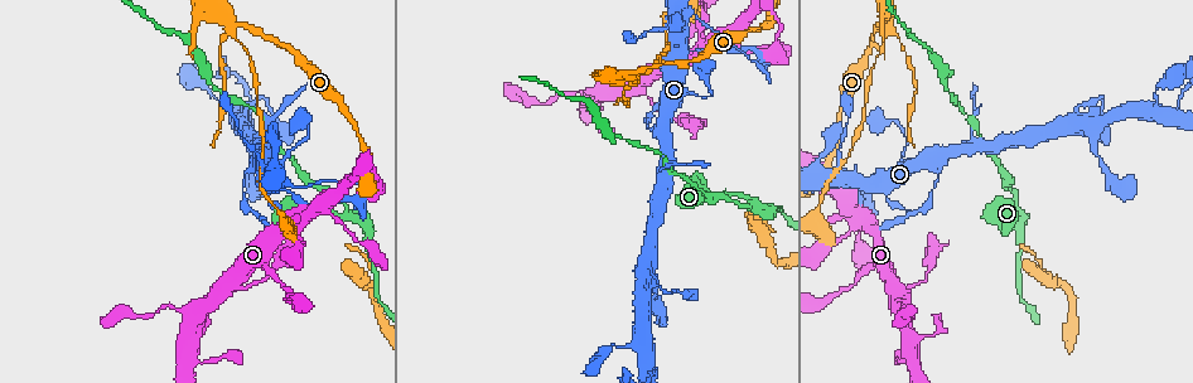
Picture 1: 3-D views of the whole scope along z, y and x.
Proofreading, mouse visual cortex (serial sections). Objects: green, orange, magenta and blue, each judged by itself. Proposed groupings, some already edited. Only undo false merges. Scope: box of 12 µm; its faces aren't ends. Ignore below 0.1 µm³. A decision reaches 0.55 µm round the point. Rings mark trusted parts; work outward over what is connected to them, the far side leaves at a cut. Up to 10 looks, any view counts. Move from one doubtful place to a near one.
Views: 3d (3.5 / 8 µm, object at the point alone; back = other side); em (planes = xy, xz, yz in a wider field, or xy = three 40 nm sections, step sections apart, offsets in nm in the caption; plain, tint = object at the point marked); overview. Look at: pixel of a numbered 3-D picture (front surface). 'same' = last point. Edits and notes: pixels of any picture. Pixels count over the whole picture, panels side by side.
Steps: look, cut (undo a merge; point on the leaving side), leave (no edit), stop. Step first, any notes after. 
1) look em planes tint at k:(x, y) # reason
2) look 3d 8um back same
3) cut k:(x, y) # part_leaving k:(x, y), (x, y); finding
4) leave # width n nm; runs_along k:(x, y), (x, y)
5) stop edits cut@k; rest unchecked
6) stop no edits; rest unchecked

look 3d 3.5um back at 1:(235, 23) # three arms meet

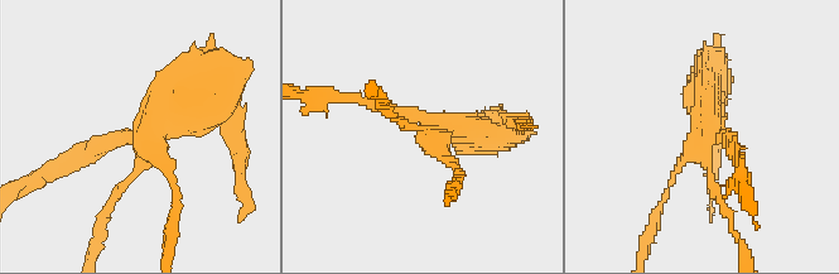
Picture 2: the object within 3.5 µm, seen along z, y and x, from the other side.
look em xy step 5 tint at 2:(147, 137)

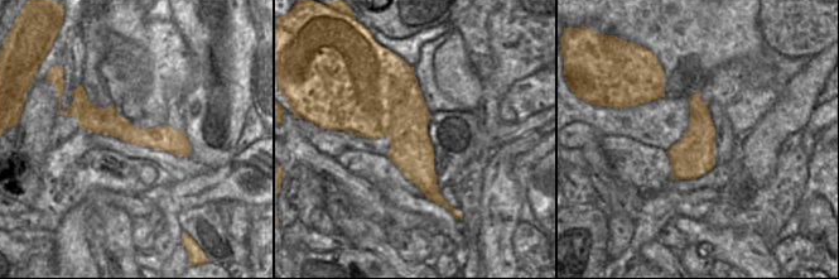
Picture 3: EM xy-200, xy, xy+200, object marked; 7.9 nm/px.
cut 2:(170, 164) # a second cell is stuck on

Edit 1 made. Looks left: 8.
look 3d 3.5um at 1:(309, 129) # sharp bend

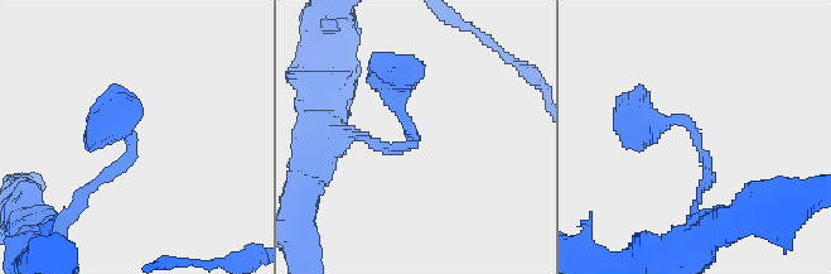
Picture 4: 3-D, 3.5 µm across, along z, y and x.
look em xy step 5 tint at 4:(698, 135)

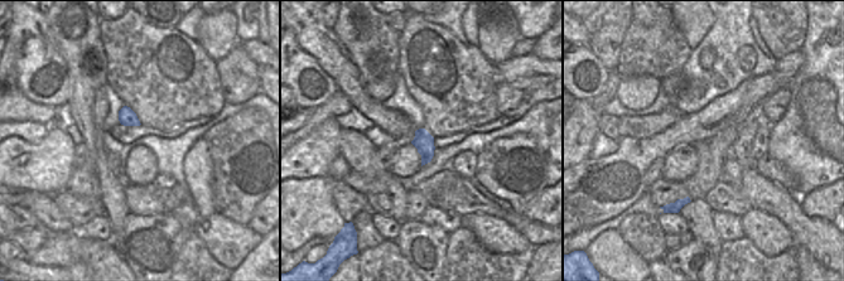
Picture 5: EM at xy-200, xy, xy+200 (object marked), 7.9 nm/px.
leave # runs_along 4:(83, 196), (129, 153), (117, 111); continuous, no second cell

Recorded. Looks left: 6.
look 3d 3.5um at 1:(679, 54) # thin arm on a thick one

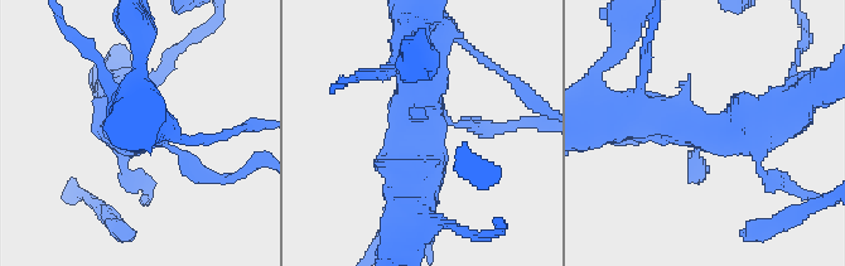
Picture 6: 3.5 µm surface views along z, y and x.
look em planes tint at 6:(701, 129) # need the tissue

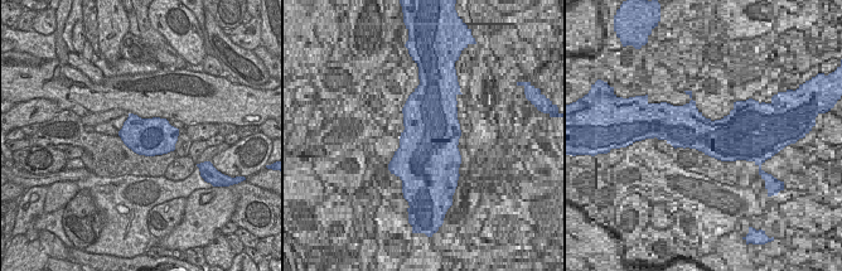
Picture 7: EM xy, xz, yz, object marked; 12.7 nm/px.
leave # arms 3; arm_widths 200, 500, 600 nm; runs_along 6:(790, 107), (734, 131), (618, 124); all the same cell

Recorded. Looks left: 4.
look 3d 3.5um at 1:(344, 216) # side arm on a straight run

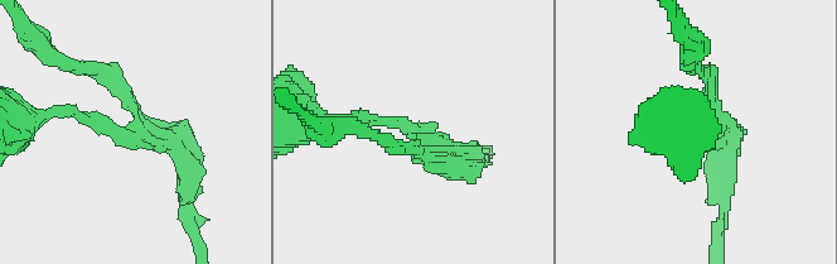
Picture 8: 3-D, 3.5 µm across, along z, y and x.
look em planes tint at 8:(134, 131) # arms 3; arm_widths 100, 200, 300 nm; need the tissue

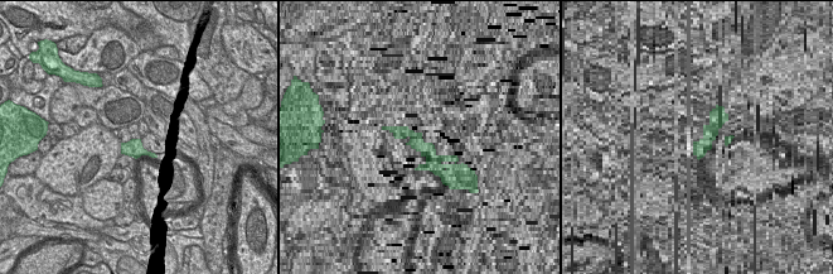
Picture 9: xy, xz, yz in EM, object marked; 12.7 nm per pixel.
look em xy step 2 tint same # cut it another way

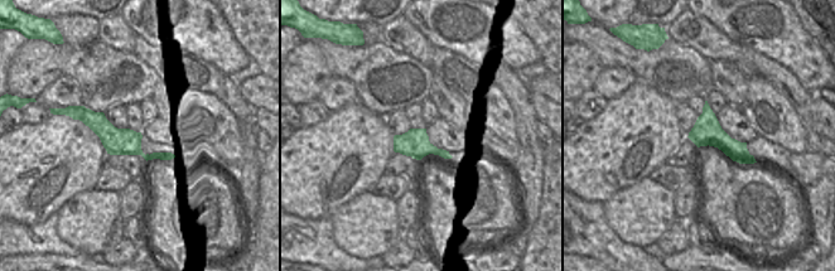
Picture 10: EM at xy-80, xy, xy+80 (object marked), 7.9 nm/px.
leave # runs_along 10:(76, 115), (145, 156), (168, 156); all the same cell

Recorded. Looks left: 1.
stop edits cut@2; rest unchecked

